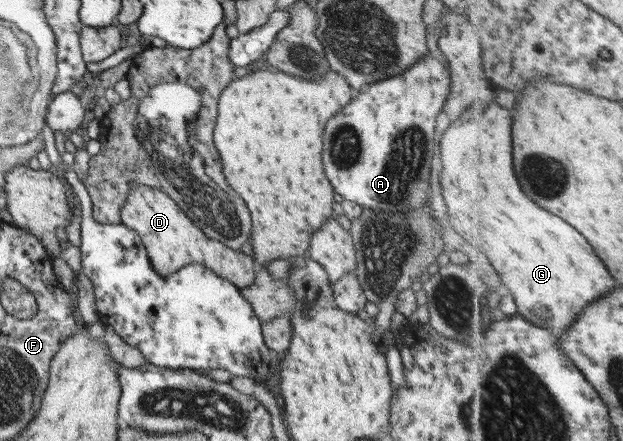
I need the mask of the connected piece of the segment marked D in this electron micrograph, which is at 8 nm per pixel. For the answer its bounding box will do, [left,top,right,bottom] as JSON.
[119,185,258,289]

